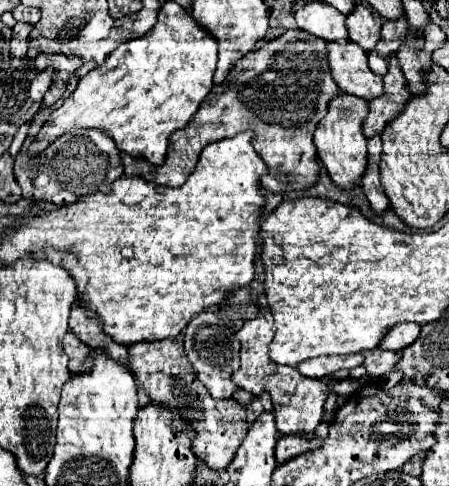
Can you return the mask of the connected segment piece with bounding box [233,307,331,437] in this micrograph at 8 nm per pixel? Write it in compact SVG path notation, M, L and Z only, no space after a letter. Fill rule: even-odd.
M259 307L255 319L247 319L241 329L235 329L235 339L241 343L241 367L233 373L235 385L241 385L245 391L251 391L253 395L267 391L273 401L275 421L279 433L305 433L307 437L313 437L315 427L319 425L323 417L323 405L331 393L331 387L323 379L309 379L301 375L295 367L277 365L269 359L269 345L273 341L273 317L267 307Z

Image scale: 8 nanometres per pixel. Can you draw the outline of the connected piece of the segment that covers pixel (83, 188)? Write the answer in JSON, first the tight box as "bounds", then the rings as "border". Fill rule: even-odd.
{"bounds":[14,129,123,205],"border":[[[79,129],[49,143],[41,155],[29,157],[39,159],[39,167],[34,162],[29,162],[26,154],[19,154],[14,163],[14,174],[22,189],[22,197],[63,205],[75,203],[79,199],[79,193],[111,191],[111,183],[123,177],[121,155],[113,153],[113,149],[117,149],[117,145],[113,145],[113,139],[107,131]],[[42,189],[45,195],[42,194]]]}

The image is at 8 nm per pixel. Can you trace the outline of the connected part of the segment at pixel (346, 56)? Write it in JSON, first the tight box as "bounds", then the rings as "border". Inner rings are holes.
{"bounds":[325,41,383,99],"border":[[[325,41],[329,73],[341,91],[371,99],[381,95],[383,83],[381,75],[375,75],[367,65],[367,53],[349,41]]]}

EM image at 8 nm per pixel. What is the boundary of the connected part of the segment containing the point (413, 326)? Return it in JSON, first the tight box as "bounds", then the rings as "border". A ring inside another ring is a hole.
{"bounds":[379,323,421,351],"border":[[[401,323],[401,325],[393,327],[389,331],[389,335],[385,335],[385,339],[381,339],[379,347],[389,349],[389,351],[401,351],[419,337],[419,329],[421,327],[417,323]]]}

